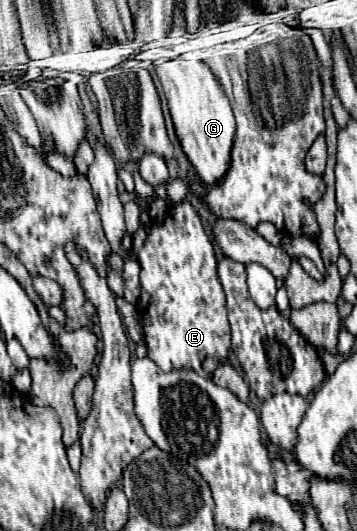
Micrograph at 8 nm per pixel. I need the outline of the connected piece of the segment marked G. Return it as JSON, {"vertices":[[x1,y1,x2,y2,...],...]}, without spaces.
{"vertices":[[169,60,157,66,157,76,167,96,171,118,185,156,197,170,201,182,207,186,215,186,229,172,231,150,237,130,231,104,223,94,221,84,203,62]]}

